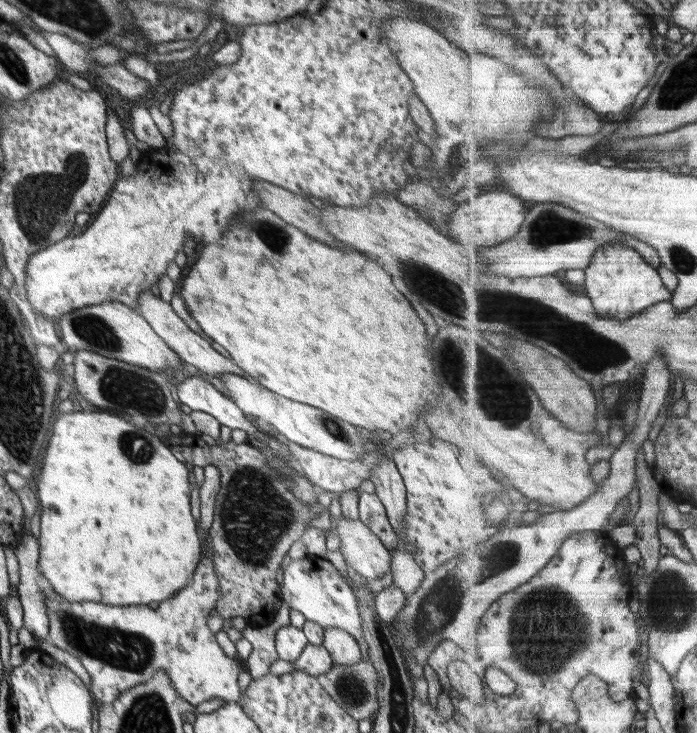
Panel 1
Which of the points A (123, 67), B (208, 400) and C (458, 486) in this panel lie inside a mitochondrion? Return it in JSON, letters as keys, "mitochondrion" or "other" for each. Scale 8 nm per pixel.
{"A":"other","B":"other","C":"other"}

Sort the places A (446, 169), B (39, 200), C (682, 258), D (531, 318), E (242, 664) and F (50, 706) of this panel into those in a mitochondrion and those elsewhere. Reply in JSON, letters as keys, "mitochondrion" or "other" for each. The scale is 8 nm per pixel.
{"A":"mitochondrion","B":"mitochondrion","C":"mitochondrion","D":"mitochondrion","E":"other","F":"other"}

